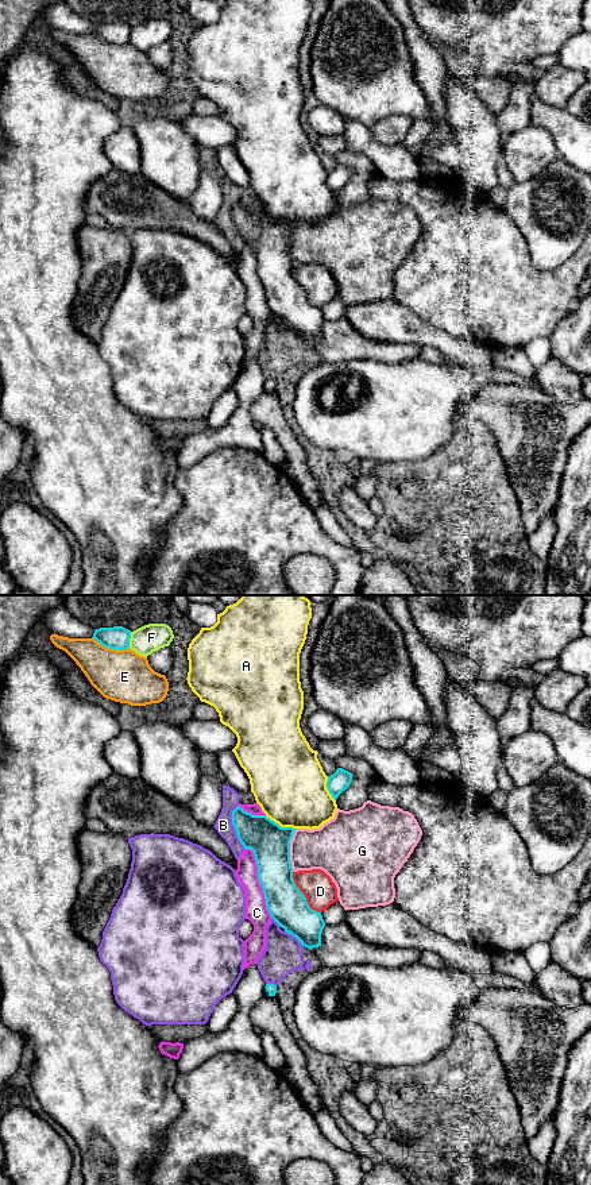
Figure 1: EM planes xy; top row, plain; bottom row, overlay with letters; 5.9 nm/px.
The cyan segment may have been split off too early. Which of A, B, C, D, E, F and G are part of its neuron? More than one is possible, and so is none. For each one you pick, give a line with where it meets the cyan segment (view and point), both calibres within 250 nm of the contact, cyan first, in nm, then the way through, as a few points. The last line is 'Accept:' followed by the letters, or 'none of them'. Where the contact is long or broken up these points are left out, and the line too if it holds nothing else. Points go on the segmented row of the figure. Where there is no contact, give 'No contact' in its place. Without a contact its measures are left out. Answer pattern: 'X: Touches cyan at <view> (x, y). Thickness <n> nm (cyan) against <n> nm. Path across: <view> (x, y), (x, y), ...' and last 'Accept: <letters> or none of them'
Accept: none of them

